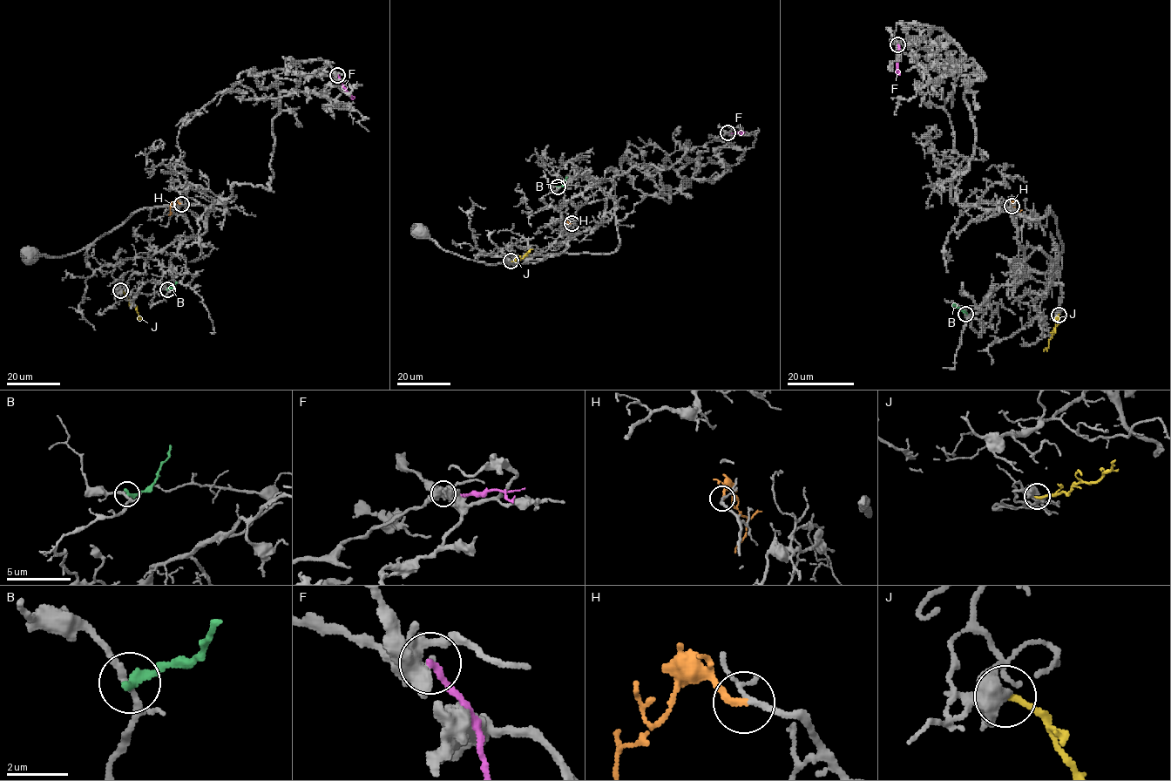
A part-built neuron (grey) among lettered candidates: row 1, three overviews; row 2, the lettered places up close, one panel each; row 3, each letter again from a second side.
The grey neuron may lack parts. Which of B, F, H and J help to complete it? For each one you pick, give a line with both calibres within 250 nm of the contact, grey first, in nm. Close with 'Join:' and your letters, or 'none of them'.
H: 140/200 nm
Join: H

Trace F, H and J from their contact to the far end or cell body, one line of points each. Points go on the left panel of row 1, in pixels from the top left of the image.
F: (337, 75), (353, 99)
H: (181, 204), (176, 202), (171, 208), (169, 215)
J: (120, 290), (134, 305), (142, 319)

